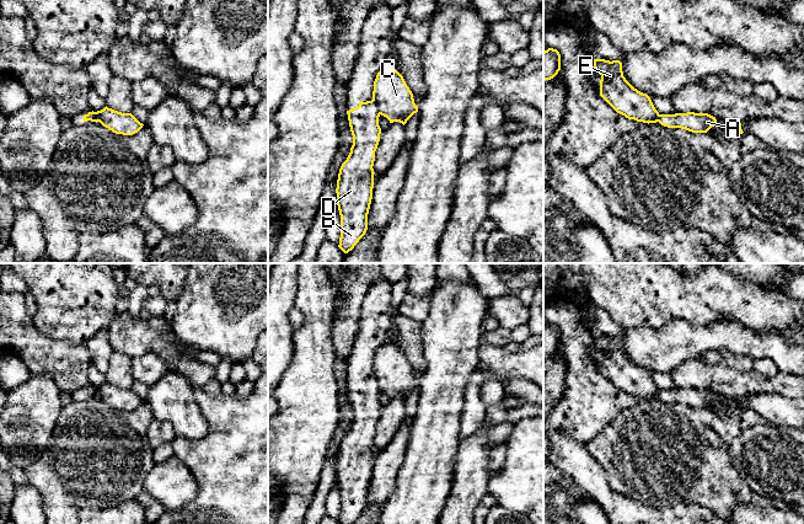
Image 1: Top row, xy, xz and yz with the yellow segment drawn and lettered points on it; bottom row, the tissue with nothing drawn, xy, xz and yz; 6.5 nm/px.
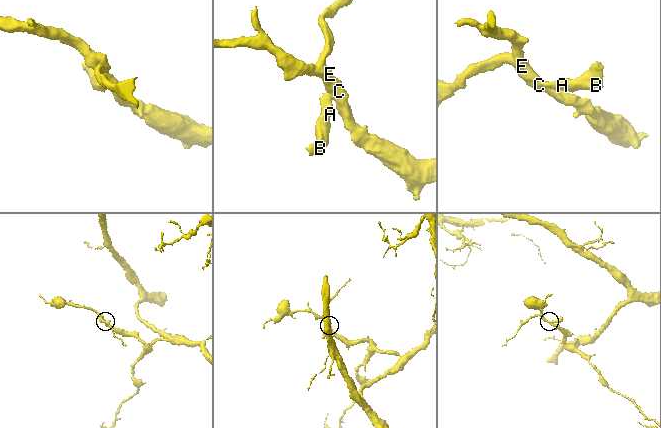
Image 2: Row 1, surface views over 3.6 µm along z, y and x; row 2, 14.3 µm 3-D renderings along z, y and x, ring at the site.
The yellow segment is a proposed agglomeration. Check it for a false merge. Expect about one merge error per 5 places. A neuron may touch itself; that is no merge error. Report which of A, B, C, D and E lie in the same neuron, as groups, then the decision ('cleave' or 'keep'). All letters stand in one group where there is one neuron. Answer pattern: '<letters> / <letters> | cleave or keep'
A B D / C E | cleave

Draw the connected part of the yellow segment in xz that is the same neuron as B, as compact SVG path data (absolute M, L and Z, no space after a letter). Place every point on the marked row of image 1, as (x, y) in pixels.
M359 102L359 106L347 111L353 145L347 160L342 164L337 180L337 205L341 215L341 237L338 247L348 253L354 248L368 230L368 214L372 199L374 188L374 161L375 151L380 141L381 128L379 125L380 113L375 102Z

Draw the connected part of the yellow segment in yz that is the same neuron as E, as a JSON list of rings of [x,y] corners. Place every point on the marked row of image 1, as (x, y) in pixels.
[[[594,59],[601,75],[600,96],[620,114],[643,123],[656,123],[659,112],[650,97],[634,89],[623,76],[620,60]]]

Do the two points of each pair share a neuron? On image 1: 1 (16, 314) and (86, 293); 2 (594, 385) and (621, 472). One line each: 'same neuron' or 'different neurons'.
1: different neurons
2: different neurons

